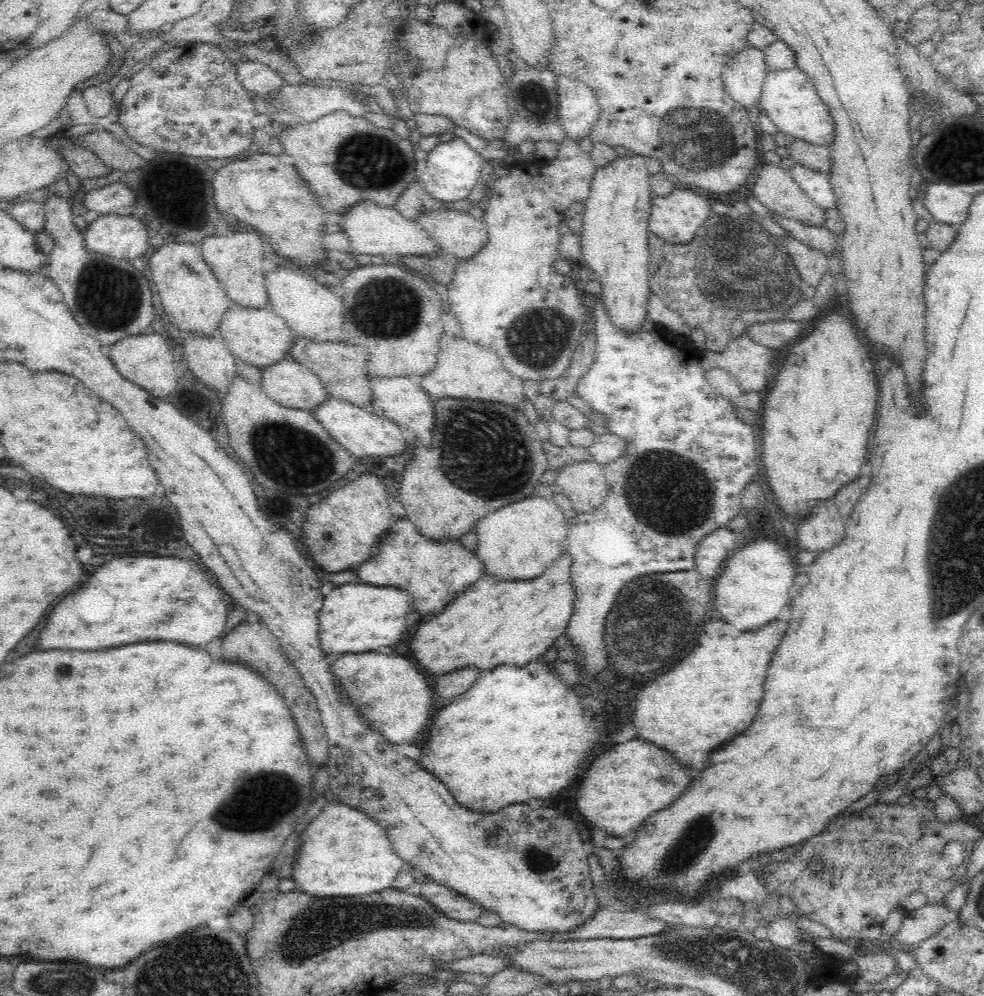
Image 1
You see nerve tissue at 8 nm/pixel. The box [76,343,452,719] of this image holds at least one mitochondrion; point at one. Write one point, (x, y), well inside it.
(283, 447)

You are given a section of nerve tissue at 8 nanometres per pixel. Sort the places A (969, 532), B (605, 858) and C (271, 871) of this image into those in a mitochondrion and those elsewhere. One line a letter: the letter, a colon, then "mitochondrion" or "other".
A: mitochondrion
B: other
C: other

